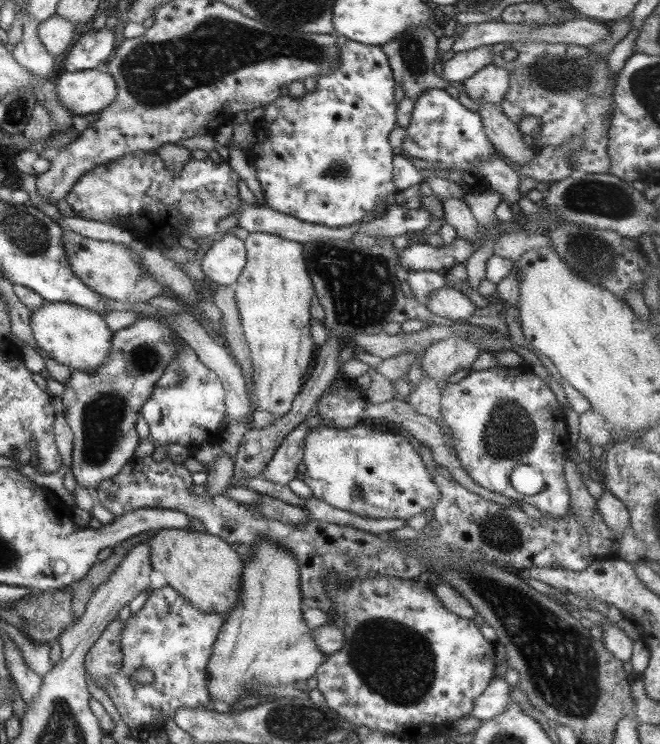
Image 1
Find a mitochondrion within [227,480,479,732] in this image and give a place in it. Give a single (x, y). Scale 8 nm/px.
(396, 663)

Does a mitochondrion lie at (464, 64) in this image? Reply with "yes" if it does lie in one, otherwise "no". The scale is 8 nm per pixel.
no

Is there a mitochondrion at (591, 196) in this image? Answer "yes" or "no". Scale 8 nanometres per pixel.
yes

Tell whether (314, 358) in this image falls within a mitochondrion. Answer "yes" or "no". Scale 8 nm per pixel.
no

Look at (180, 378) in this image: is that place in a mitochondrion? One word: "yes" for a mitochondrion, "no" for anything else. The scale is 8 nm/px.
yes

